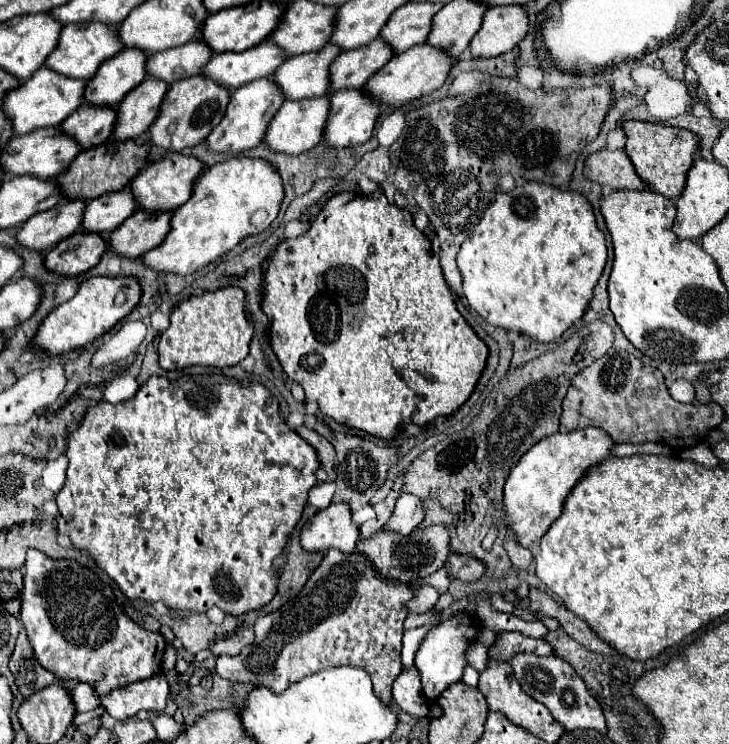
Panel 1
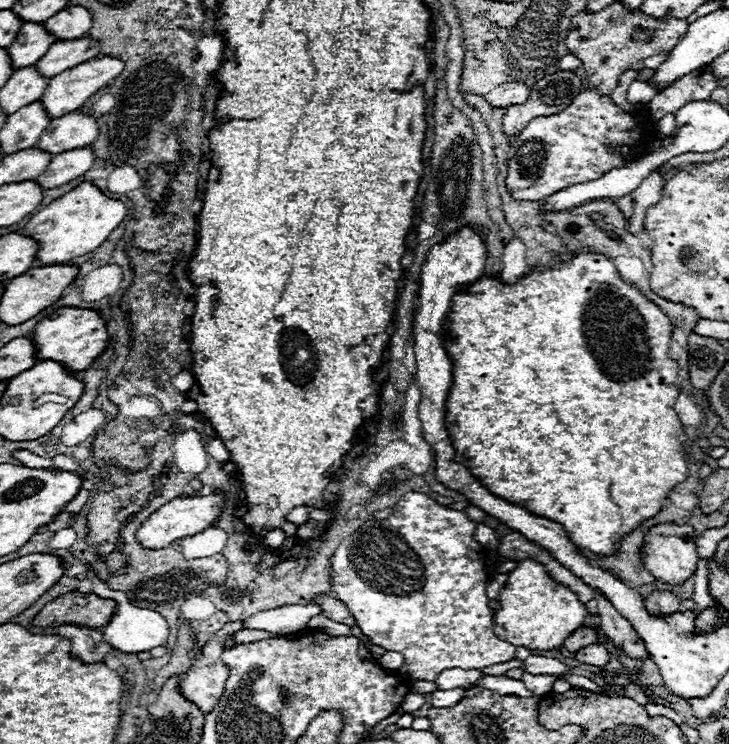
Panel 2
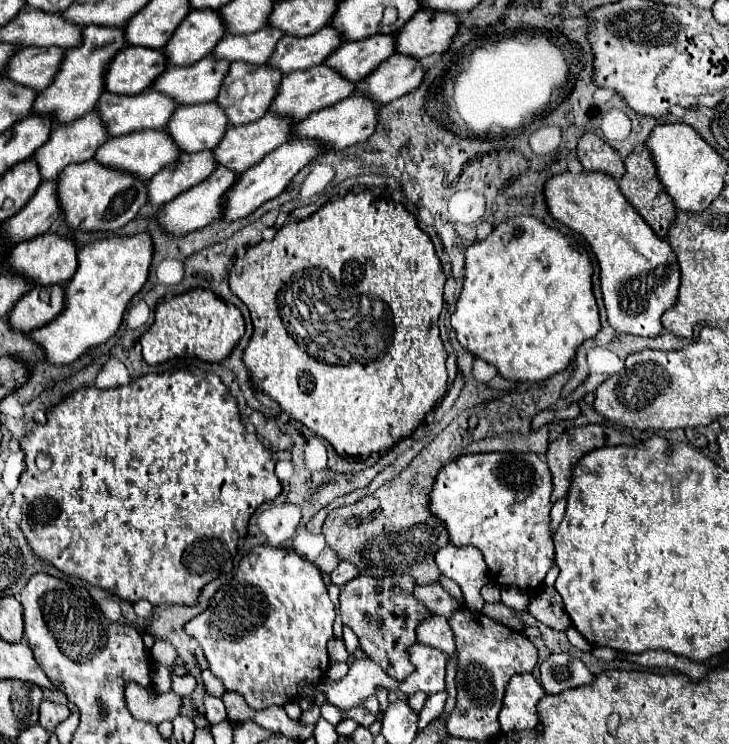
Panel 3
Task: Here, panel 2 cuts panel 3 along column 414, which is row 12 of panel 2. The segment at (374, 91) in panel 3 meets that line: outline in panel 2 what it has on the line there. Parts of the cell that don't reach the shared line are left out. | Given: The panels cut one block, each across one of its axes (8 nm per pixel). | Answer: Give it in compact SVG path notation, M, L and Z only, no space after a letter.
M68 6L50 20L46 20L44 28L56 40L76 40L88 34L88 30L92 28L92 16L82 6Z

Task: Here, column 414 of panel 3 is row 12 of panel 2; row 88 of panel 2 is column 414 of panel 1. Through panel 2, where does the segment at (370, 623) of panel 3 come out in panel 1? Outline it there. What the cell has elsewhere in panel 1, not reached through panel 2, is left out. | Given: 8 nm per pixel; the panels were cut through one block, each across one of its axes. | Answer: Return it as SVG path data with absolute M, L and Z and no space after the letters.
M420 586L416 588L416 594L414 598L406 604L408 612L414 612L414 614L422 614L422 612L428 612L434 608L434 604L438 602L438 590L434 586Z

